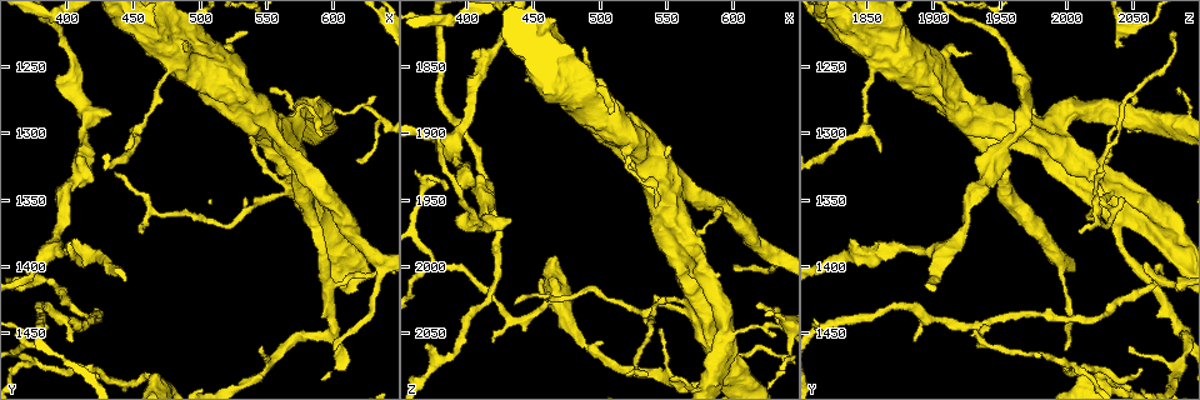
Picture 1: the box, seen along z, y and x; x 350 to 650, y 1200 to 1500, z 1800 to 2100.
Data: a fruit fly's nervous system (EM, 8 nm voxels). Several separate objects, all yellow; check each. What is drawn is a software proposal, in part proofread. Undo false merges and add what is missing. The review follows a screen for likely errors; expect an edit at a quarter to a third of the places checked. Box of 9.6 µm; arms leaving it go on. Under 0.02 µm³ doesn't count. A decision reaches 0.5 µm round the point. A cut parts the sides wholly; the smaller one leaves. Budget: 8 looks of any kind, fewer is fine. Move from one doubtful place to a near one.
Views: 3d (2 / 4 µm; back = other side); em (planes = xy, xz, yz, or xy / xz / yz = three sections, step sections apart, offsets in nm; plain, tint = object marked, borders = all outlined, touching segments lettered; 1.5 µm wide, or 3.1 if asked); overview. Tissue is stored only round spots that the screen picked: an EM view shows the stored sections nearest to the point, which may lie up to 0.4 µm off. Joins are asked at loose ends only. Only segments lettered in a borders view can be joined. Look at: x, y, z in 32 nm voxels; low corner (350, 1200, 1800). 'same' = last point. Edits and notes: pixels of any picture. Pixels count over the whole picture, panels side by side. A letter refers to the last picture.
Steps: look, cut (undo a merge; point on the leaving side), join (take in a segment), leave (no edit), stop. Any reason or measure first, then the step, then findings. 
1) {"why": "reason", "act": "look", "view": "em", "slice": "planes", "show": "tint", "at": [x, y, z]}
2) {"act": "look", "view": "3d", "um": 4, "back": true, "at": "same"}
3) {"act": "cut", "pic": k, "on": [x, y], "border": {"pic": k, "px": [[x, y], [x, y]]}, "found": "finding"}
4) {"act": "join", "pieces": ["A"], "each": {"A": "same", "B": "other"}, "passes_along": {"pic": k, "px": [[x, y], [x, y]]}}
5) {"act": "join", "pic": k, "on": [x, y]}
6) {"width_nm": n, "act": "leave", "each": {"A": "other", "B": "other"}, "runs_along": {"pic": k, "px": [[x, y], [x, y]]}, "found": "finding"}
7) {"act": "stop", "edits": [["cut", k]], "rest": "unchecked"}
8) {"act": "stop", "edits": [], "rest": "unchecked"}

{"why": "an open end", "act": "look", "view": "3d", "um": 4, "at": [434, 1284, 1964]}

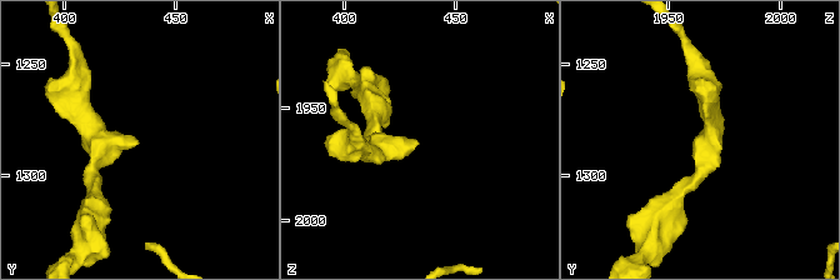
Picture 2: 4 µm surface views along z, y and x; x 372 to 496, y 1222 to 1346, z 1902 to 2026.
{"act": "look", "view": "em", "slice": "planes", "show": "borders", "at": [433, 1285, 1965]}

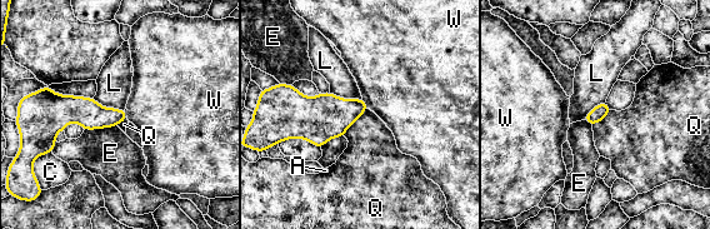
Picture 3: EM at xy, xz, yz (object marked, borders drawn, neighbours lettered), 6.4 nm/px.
{"act": "leave", "each": {"A": "other", "C": "other", "E": "other", "L": "other", "Q": "other", "W": "other"}, "border": {"pic": 3, "px": [[363, 98], [369, 108]]}, "found": "no lettered segment goes on from it"}

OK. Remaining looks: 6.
{"why": "thick end", "act": "look", "view": "3d", "um": 2, "at": [572, 1328, 1988]}

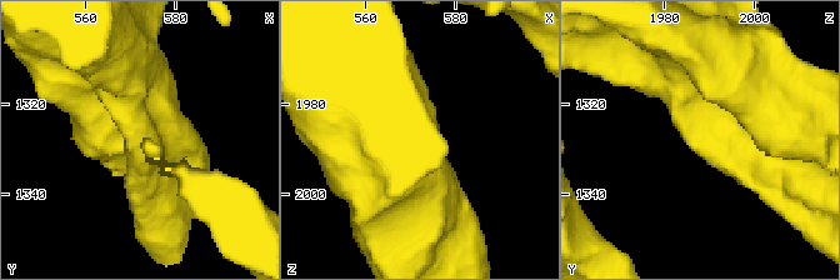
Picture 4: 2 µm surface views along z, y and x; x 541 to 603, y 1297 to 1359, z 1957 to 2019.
{"act": "look", "view": "em", "slice": "planes", "show": "tint", "at": [570, 1330, 1987]}

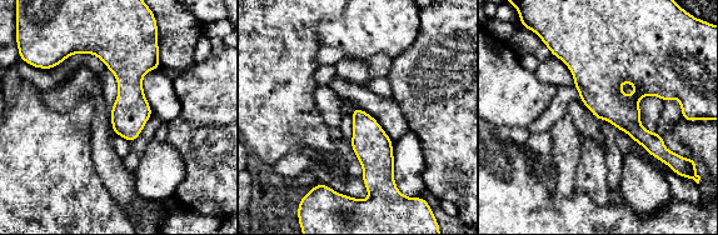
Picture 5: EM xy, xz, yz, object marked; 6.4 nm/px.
{"why": "see the neighbours", "act": "look", "view": "em", "slice": "planes", "show": "borders", "at": "same"}

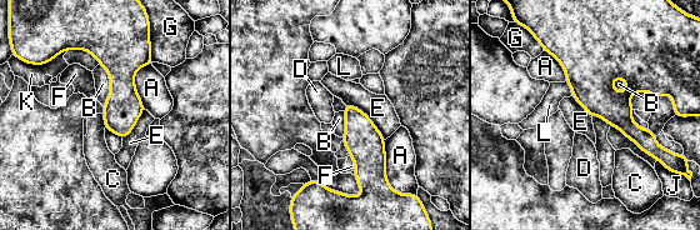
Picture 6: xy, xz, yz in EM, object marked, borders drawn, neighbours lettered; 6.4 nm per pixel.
{"act": "leave", "each": {"A": "other", "B": "other", "C": "other", "D": "other", "E": "other", "F": "other", "G": "other", "J": "other", "K": "other", "L": "other"}, "border": {"pic": 6, "px": [[345, 104], [358, 106], [385, 139]]}, "found": "none of them fits"}

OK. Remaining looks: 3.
{"why": "branch stops here", "act": "look", "view": "em", "slice": "planes", "show": "borders", "at": [370, 1398, 2062]}

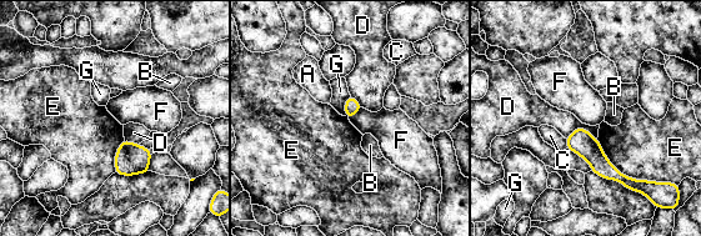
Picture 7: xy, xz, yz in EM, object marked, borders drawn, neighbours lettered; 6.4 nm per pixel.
{"width_nm": 100, "act": "leave", "each": {"A": "other", "B": "other", "C": "other", "D": "other", "E": "other", "F": "other", "G": "other"}, "runs_along": {"pic": 7, "px": [[569, 141], [579, 141], [627, 181]]}, "found": "no lettered segment goes on from it"}

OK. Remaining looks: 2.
{"act": "stop", "edits": [], "rest": "unchecked"}

